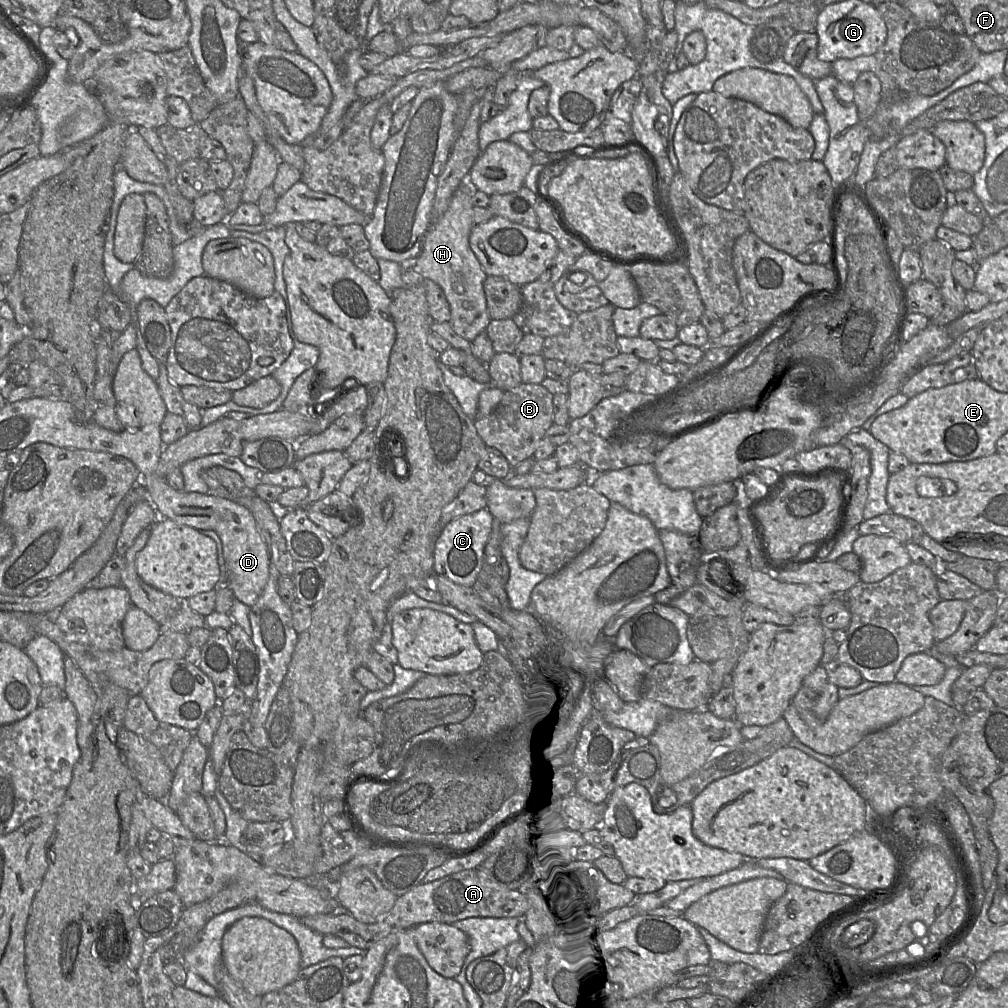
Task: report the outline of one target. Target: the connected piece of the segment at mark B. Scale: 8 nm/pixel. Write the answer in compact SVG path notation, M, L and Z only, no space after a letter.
M521 383L505 391L503 398L486 417L474 419L476 431L487 447L500 451L511 467L532 458L546 431L553 425L553 395L541 384Z

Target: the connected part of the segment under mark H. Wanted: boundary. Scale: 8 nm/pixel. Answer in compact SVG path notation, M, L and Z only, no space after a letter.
M466 177L466 182L464 184L462 184L454 193L447 211L440 218L438 218L437 220L435 220L431 223L429 230L424 235L423 239L421 241L420 254L417 256L417 258L413 262L410 262L408 264L408 268L409 268L408 271L412 272L414 274L414 276L419 277L420 279L432 280L434 283L436 283L442 289L442 291L447 299L447 302L449 304L449 307L450 307L450 321L449 322L450 322L453 330L460 337L462 337L463 339L469 341L469 342L472 342L481 332L485 331L491 321L488 311L487 311L486 297L485 297L485 293L484 293L484 289L483 289L483 284L484 284L485 279L487 278L487 275L483 271L483 269L480 265L480 262L478 261L476 255L472 251L470 244L469 244L469 237L470 237L471 230L474 227L474 225L476 225L473 221L473 210L472 210L473 205L471 203L471 197L472 197L472 193L474 190L478 190L478 189L472 188L467 183L467 177Z

